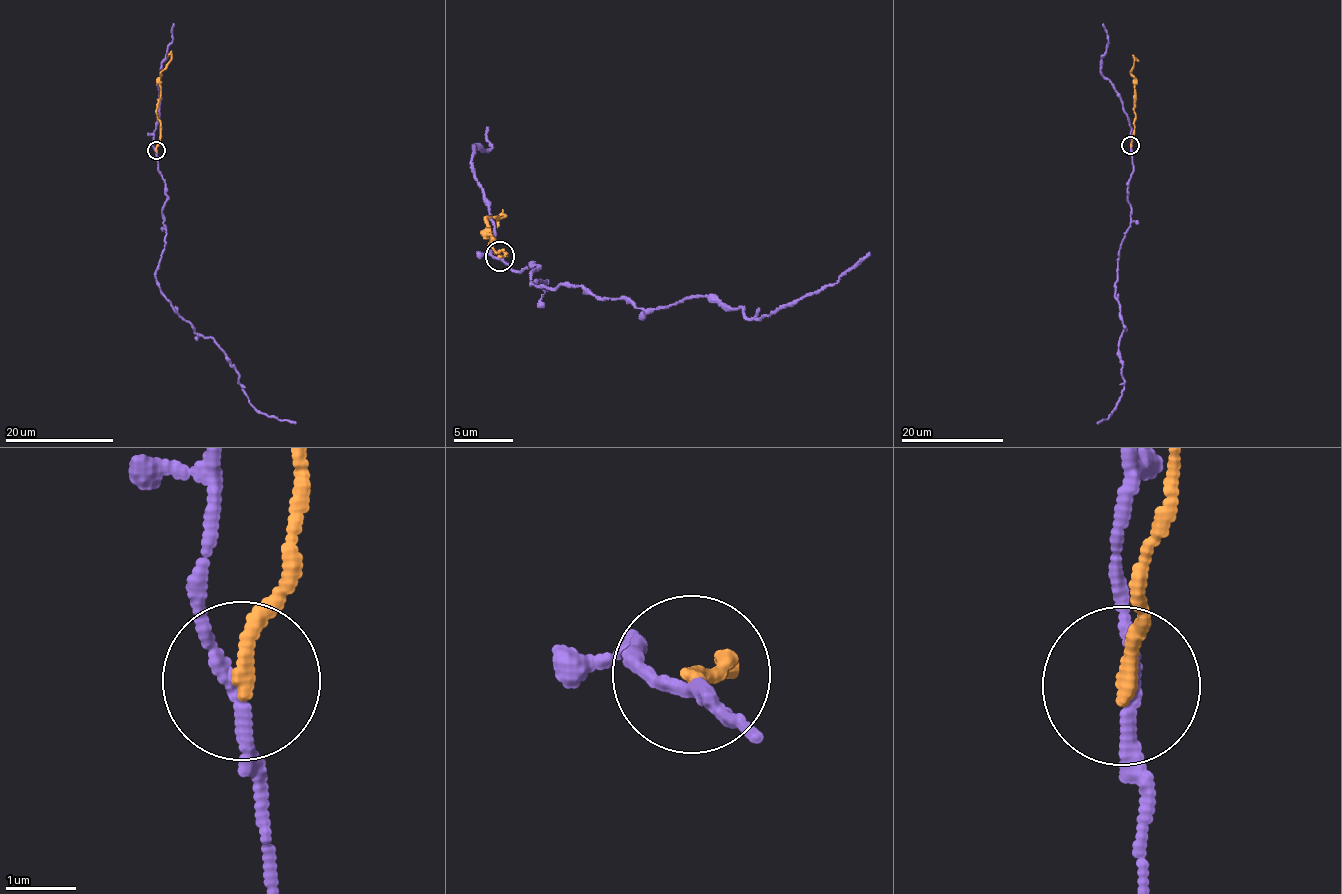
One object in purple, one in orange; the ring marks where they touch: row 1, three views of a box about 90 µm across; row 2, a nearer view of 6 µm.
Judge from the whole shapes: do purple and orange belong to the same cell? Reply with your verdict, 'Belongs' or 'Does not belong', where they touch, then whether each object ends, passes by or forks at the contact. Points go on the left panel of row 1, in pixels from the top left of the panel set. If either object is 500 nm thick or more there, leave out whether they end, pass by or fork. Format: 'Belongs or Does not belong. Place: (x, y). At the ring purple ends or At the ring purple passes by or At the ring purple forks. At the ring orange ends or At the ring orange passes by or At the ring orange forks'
Does not belong. Place: (156, 150). At the ring purple passes by. At the ring orange ends

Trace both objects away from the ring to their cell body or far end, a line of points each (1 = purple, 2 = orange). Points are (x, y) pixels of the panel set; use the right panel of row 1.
1: (1131, 145), (1131, 215), (1120, 244), (1114, 295), (1123, 327), (1119, 354), (1124, 382), (1111, 413), (1097, 423)
2: (1130, 145), (1135, 130), (1134, 77), (1131, 72), (1134, 59), (1138, 61)

